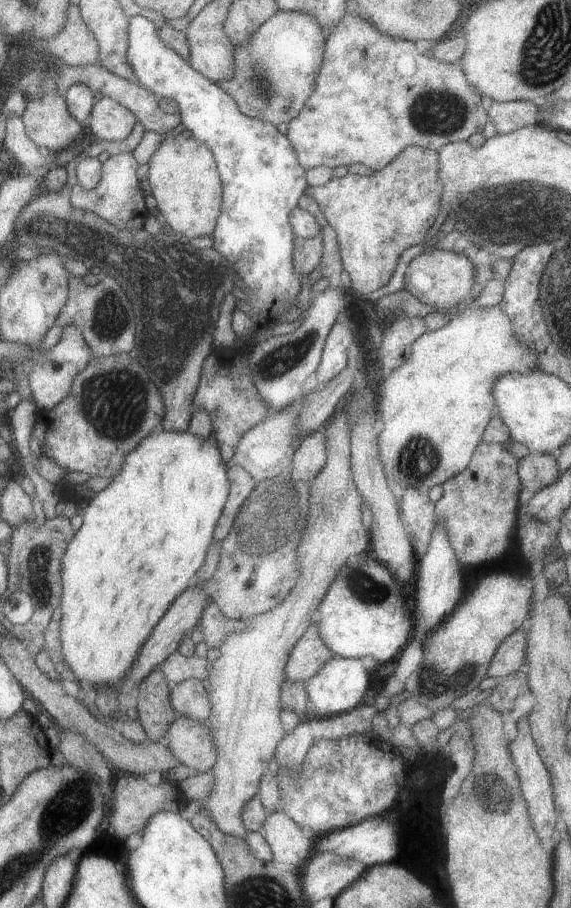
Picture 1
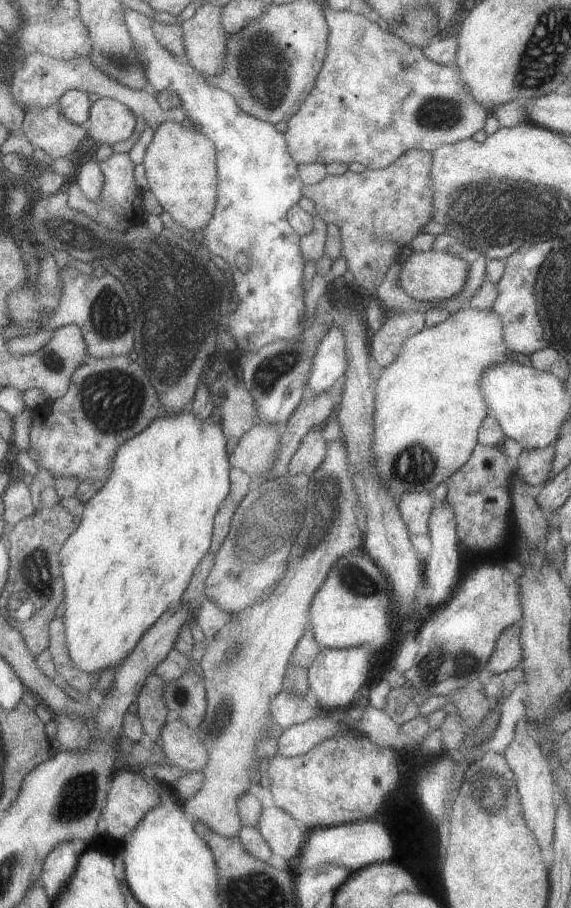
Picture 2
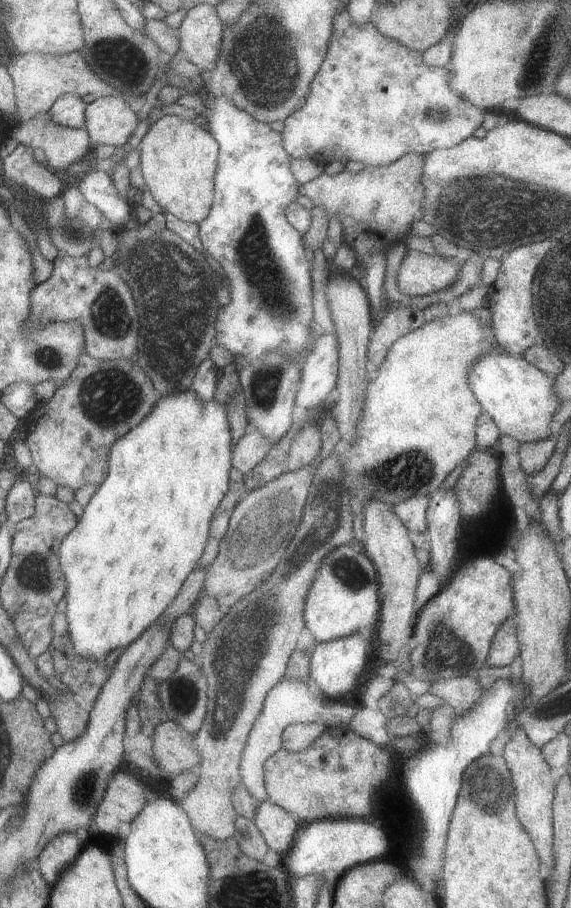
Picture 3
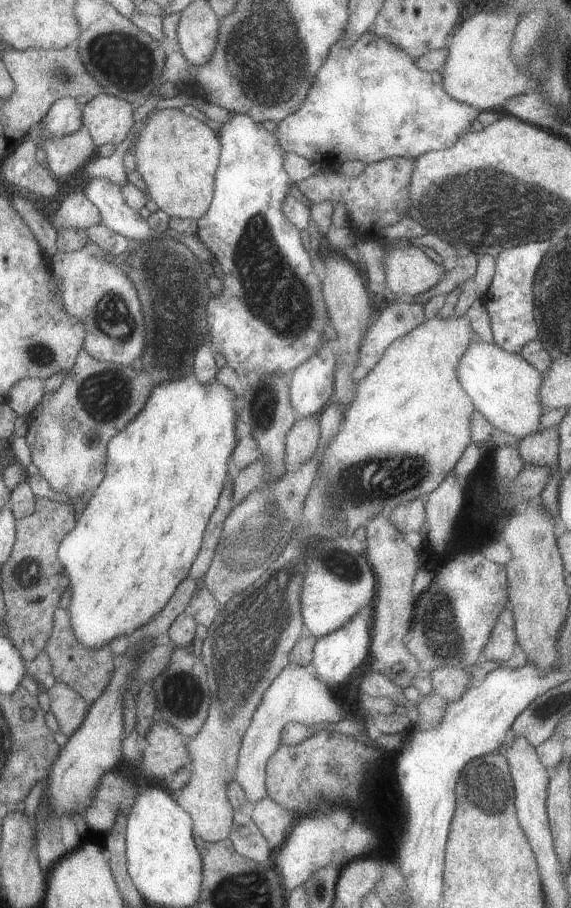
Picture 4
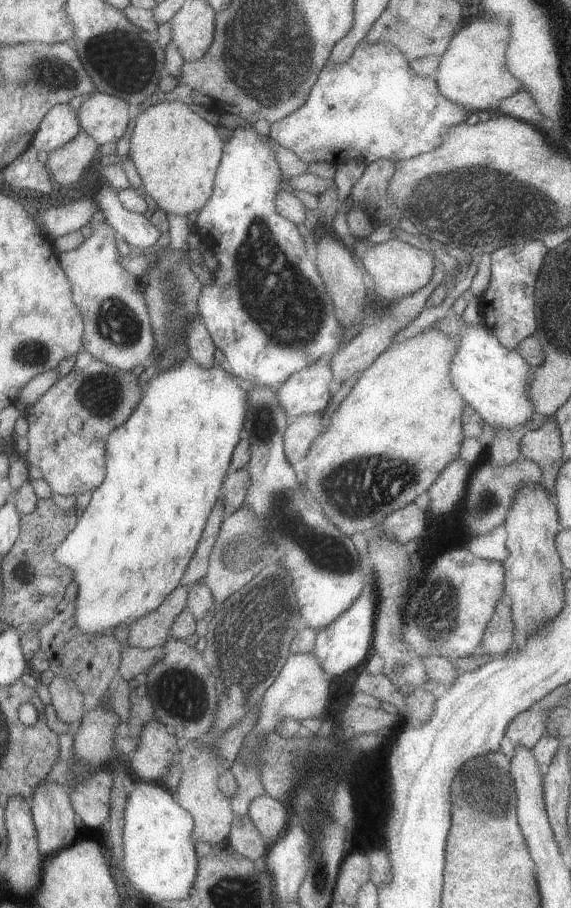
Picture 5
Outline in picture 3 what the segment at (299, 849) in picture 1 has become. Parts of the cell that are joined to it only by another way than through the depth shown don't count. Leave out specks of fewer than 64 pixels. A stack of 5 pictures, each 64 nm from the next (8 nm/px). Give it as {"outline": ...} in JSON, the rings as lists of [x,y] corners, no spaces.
{"outline":[[[271,800],[259,802],[253,822],[257,830],[263,834],[267,846],[279,856],[283,856],[289,850],[297,828],[303,824],[295,814],[287,812],[279,804],[273,804]]]}

